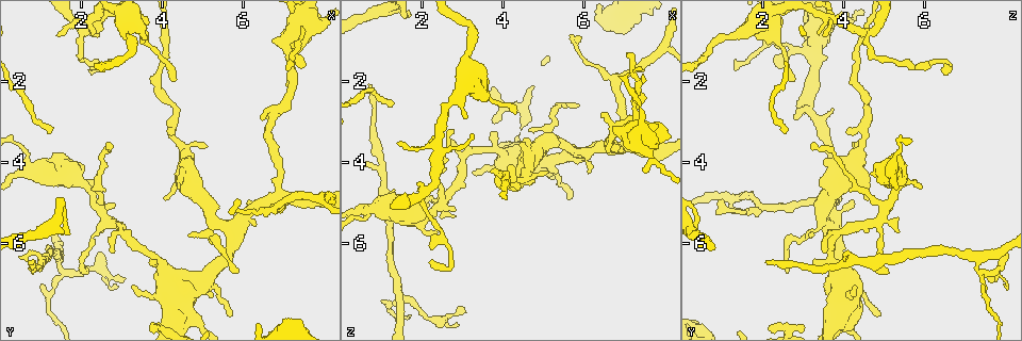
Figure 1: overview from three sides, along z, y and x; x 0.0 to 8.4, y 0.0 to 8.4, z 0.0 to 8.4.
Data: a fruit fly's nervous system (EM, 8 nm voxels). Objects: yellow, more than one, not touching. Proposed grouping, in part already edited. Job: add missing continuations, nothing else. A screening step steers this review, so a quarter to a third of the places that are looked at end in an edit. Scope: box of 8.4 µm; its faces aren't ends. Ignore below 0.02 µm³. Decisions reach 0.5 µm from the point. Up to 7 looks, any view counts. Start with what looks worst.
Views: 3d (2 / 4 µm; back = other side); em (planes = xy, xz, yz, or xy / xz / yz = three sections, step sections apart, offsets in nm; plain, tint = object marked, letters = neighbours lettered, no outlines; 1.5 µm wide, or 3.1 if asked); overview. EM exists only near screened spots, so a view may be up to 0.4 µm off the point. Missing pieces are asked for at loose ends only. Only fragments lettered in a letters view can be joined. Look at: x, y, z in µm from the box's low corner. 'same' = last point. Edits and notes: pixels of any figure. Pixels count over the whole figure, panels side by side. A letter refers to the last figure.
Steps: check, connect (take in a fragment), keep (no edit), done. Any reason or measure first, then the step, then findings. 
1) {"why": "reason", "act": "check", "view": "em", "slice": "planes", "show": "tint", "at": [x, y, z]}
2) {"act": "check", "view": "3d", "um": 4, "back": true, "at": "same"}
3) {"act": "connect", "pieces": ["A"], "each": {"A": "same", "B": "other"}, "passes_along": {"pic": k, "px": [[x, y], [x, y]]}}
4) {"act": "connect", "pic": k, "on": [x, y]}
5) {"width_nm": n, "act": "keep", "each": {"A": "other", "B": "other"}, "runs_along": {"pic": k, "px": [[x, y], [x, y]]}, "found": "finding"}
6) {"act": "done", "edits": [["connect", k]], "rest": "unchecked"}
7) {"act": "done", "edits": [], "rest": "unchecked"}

{"why": "thin end", "act": "check", "view": "3d", "um": 2, "back": true, "at": [5.75, 7.75, 4.90]}

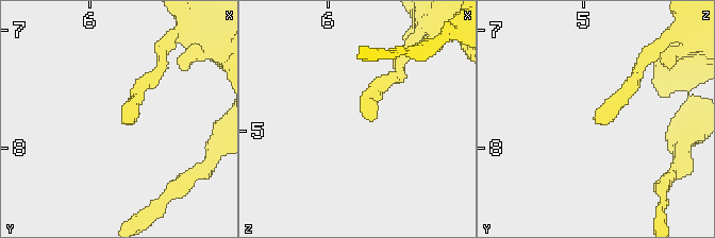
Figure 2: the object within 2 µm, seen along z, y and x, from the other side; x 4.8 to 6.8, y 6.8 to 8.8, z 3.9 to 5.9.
{"act": "check", "view": "em", "slice": "xz", "step": 8, "show": "tint", "at": [5.70, 7.78, 4.88]}

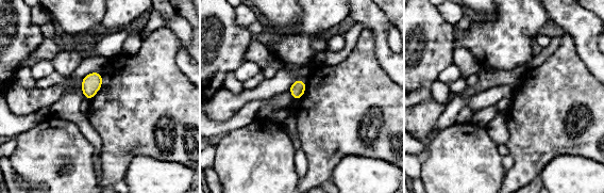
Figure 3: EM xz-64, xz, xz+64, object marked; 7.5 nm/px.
{"act": "check", "view": "em", "slice": "planes", "show": "letters", "at": "same"}

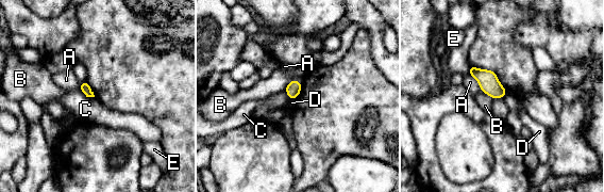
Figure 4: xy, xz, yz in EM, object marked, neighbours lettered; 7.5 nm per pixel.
{"act": "keep", "each": {"A": "other", "B": "other", "C": "other", "D": "other", "E": "other"}, "border": {"pic": 4, "px": [[80, 89], [88, 97]]}, "found": "no lettered fragment goes on from it"}

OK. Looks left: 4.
{"why": "free end", "act": "check", "view": "em", "slice": "planes", "show": "letters", "at": [2.45, 5.80, 5.40]}

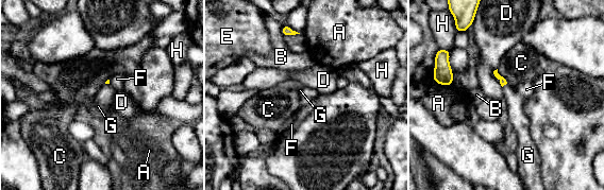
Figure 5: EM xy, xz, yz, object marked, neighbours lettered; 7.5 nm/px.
{"longest_contact_nm": ["D", 160], "act": "connect", "pieces": ["G"], "each": {"A": "other", "B": "other", "C": "other", "D": "other", "E": "other", "F": "other", "G": "same", "H": "other"}, "found": "it goes on there"}

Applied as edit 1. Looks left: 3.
{"why": "long arm stops here", "act": "check", "view": "3d", "um": 4, "at": [2.15, 1.75, 6.45]}

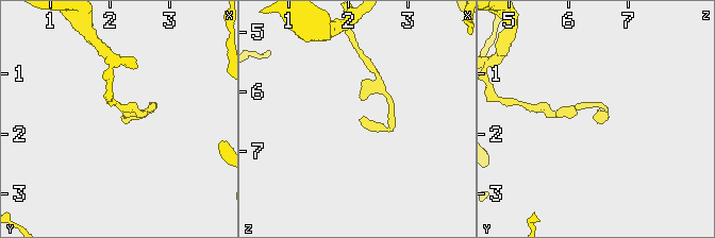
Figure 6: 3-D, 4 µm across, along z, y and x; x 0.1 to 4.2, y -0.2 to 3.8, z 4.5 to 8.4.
{"act": "check", "view": "em", "slice": "planes", "show": "tint", "at": [2.20, 1.75, 6.45]}

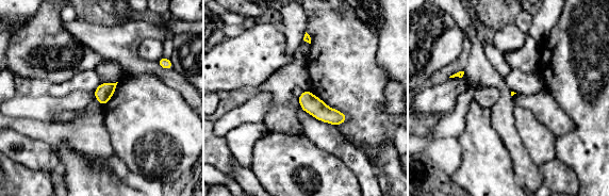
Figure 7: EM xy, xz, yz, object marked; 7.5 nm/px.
{"act": "check", "view": "em", "slice": "planes", "show": "letters", "at": "same"}

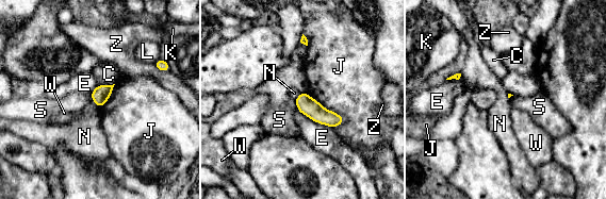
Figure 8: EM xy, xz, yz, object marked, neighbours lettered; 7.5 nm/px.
{"act": "keep", "each": {"C": "other", "E": "other", "J": "other", "K": "other", "L": "other", "N": "other", "S": "other", "W": "other", "Z": "other"}, "found": "none of them fits"}

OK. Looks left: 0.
{"act": "done", "edits": [["connect", 5]], "rest": "unchecked"}

